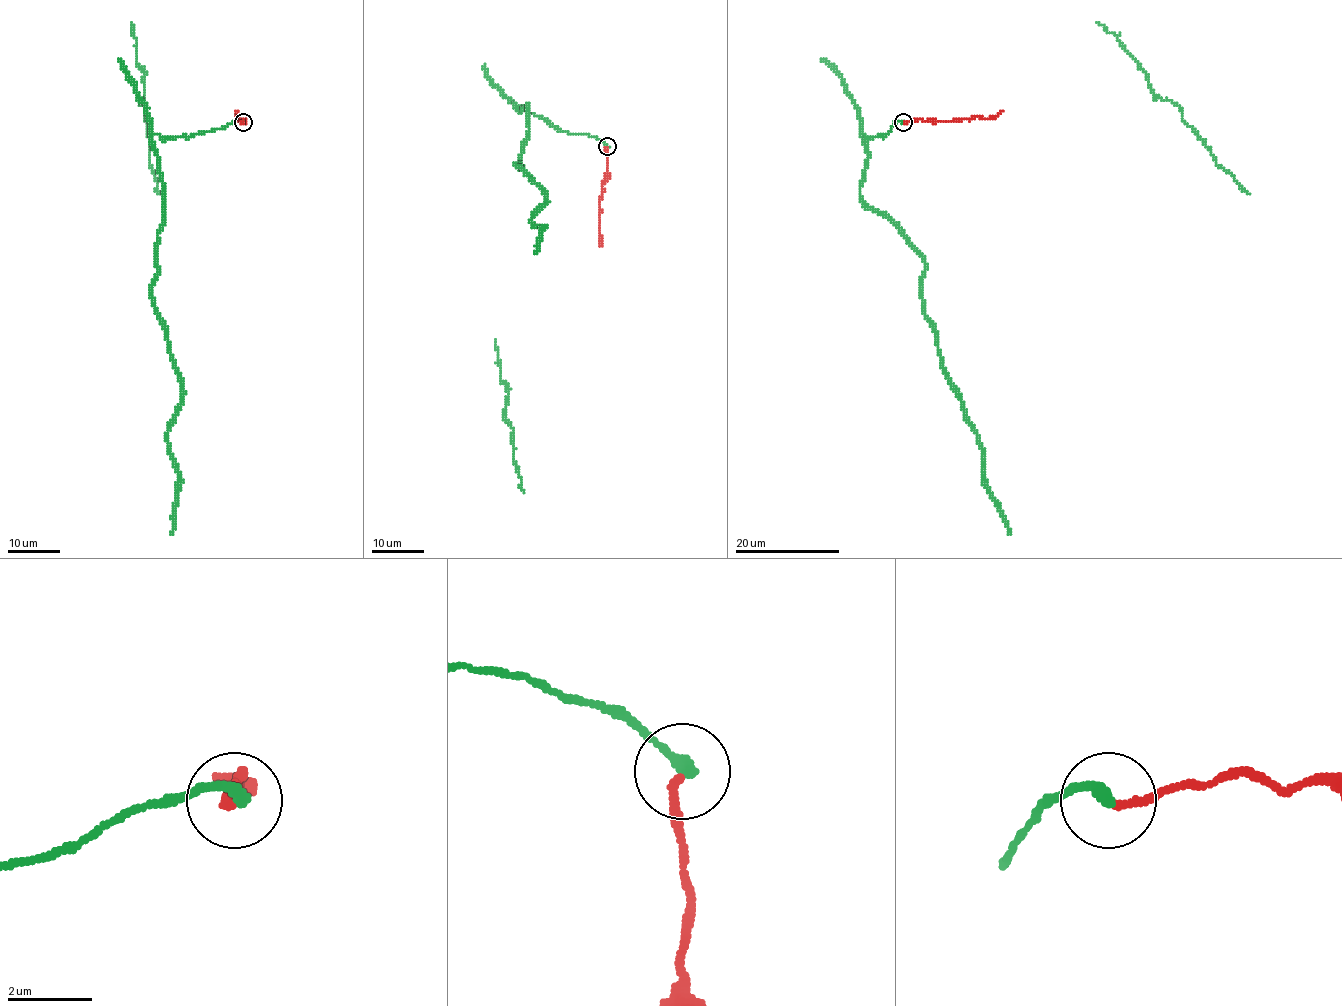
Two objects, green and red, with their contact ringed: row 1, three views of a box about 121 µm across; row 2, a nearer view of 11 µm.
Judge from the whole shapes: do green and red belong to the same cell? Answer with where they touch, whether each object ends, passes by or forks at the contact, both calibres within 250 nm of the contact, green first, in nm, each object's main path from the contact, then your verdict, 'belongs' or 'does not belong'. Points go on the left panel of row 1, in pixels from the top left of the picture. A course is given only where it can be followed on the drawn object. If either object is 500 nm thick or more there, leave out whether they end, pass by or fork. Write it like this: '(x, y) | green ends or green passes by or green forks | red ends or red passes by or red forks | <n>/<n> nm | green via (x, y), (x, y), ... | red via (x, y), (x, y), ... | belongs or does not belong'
(243, 122) | green ends | red ends | 280/190 nm | green via (242, 122), (153, 136), (164, 223), (151, 304), (182, 388), (168, 428), (177, 474), (171, 535) | red via (242, 122), (244, 119), (238, 120), (234, 116), (237, 110) | does not belong

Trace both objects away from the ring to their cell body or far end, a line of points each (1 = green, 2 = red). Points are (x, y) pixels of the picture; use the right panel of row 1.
1: (903, 122), (888, 135), (862, 136), (860, 198), (924, 261), (923, 310), (983, 454), (984, 487), (1011, 535)
2: (903, 122), (994, 118), (1003, 110)

